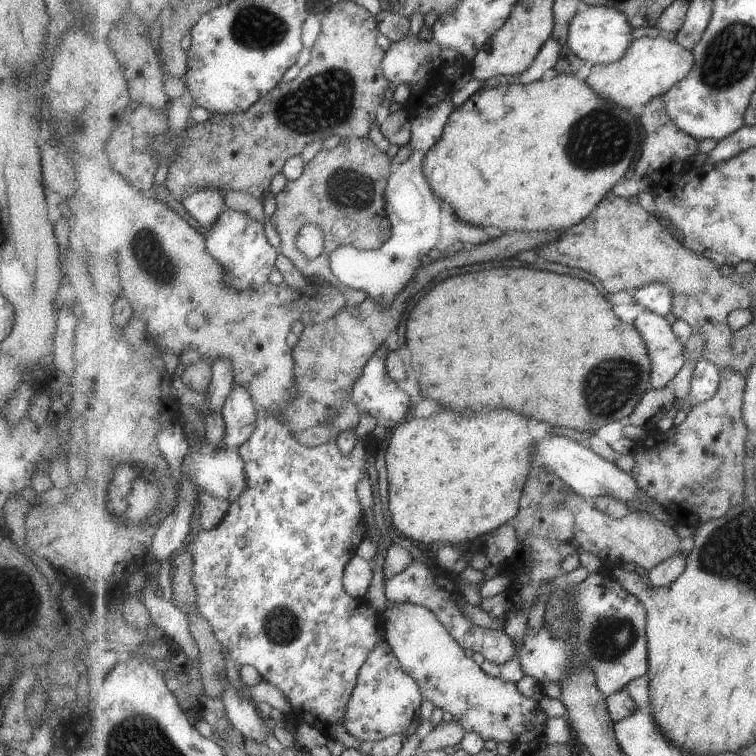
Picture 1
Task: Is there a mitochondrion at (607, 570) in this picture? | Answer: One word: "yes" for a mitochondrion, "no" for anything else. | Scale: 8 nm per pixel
no

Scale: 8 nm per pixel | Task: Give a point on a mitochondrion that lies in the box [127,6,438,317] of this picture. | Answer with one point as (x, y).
(324, 102)

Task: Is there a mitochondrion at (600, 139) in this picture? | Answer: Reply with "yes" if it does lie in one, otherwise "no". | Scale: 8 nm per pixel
yes

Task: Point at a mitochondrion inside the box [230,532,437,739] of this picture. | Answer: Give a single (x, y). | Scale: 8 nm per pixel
(280, 627)

